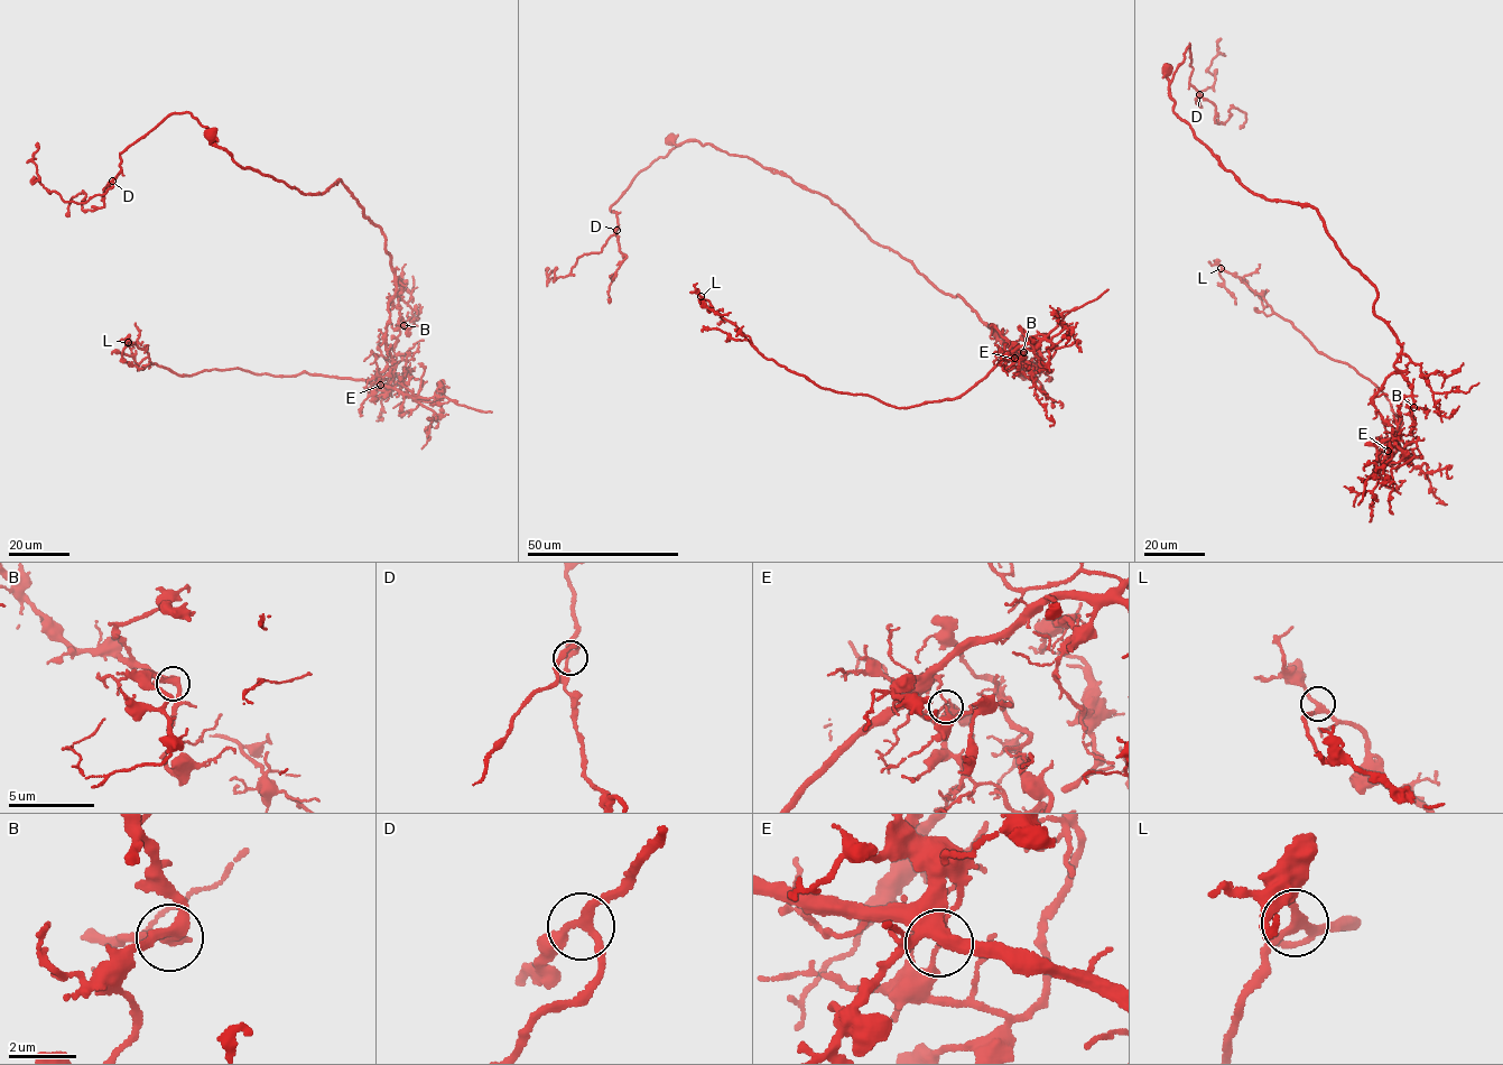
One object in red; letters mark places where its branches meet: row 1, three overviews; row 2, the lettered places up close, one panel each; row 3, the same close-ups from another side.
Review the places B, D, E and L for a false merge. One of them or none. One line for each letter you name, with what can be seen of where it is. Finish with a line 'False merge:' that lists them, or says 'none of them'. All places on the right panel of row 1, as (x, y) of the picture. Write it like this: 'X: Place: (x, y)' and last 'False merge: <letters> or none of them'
E: Place: (1388, 451)
False merge: E

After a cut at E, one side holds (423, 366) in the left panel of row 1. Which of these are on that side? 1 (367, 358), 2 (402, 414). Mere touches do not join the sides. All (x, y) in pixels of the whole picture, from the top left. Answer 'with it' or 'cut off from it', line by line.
1: with it
2: with it

